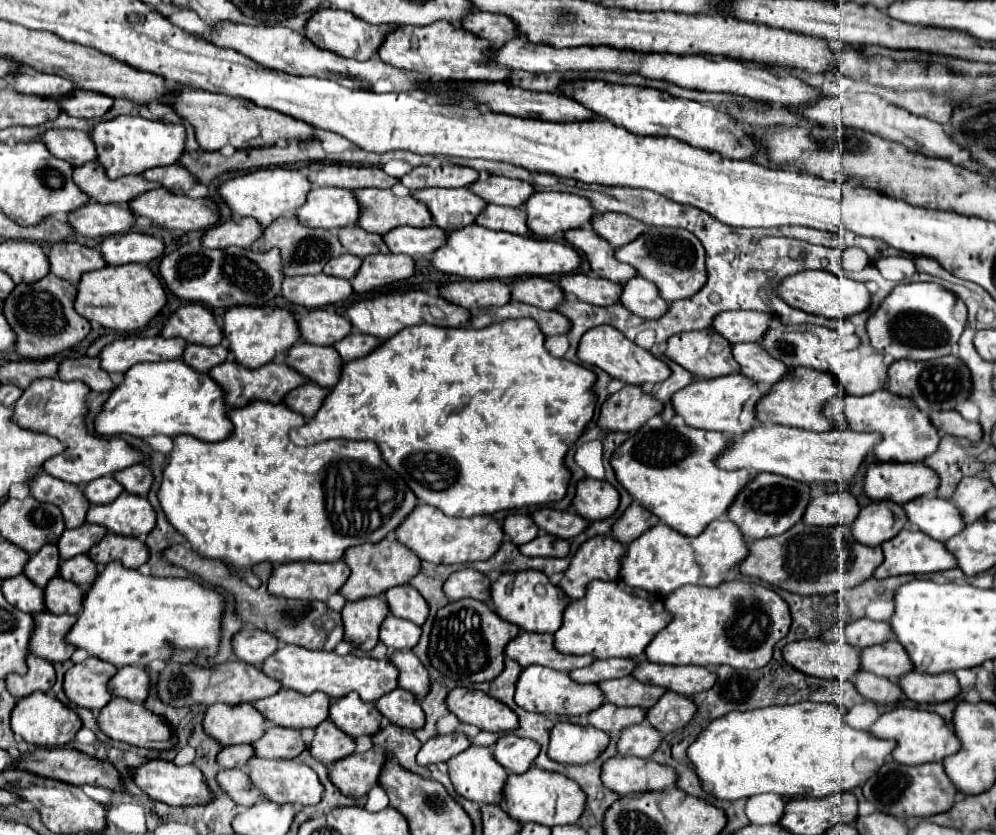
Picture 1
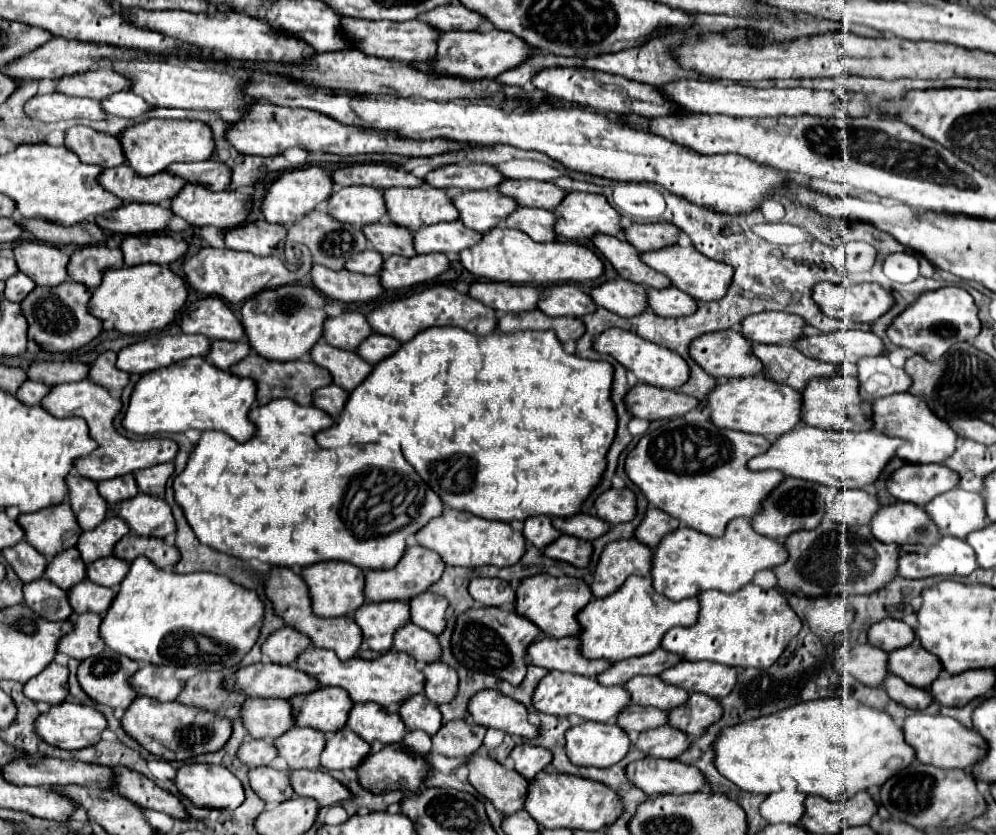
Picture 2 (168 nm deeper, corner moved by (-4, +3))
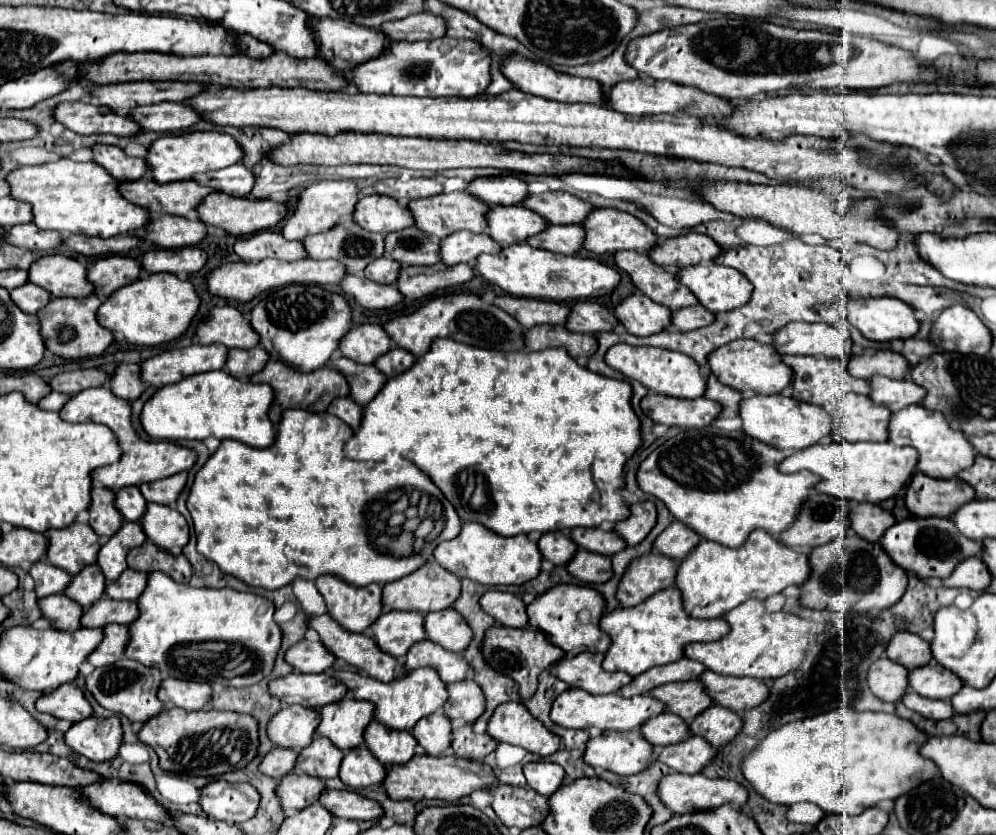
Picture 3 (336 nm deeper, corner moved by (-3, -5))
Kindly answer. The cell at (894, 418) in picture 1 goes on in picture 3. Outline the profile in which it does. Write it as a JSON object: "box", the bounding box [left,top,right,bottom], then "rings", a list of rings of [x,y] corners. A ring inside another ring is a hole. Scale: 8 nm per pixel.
{"box":[890,405,976,477],"rings":[[[910,405],[890,419],[890,441],[898,447],[914,447],[920,453],[918,471],[930,477],[956,477],[958,471],[970,467],[976,459],[976,451],[966,435],[954,431],[940,411],[930,411],[922,405]]]}

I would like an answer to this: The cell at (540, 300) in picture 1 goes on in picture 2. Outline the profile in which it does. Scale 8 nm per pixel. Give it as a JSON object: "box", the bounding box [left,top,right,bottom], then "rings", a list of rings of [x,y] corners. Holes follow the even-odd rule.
{"box":[539,283,597,317],"rings":[[[561,283],[543,289],[543,297],[539,297],[539,309],[549,317],[583,317],[585,313],[593,313],[597,305],[577,283]]]}

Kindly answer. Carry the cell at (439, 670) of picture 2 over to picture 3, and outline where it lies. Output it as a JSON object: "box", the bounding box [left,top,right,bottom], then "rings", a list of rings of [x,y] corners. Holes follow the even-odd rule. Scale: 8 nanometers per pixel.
{"box":[444,679,486,723],"rings":[[[472,679],[448,685],[450,701],[444,705],[444,713],[454,721],[476,723],[476,719],[486,711],[486,699],[482,689]]]}

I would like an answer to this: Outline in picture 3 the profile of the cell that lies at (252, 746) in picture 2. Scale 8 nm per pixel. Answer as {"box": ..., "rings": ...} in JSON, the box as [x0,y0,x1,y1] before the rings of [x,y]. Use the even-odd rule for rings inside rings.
{"box":[260,747,298,779],"rings":[[[276,747],[272,749],[262,765],[260,765],[260,771],[268,777],[274,777],[274,779],[282,779],[282,775],[288,775],[292,769],[294,769],[294,763],[298,759],[298,751],[290,751],[290,749],[282,749],[282,747]]]}

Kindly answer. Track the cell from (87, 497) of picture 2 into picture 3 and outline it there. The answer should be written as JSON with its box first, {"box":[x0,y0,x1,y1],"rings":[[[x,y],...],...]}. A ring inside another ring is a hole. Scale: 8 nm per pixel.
{"box":[90,487,122,537],"rings":[[[106,487],[92,489],[92,505],[90,505],[90,527],[100,537],[112,537],[122,527],[122,515],[114,507],[116,491]]]}

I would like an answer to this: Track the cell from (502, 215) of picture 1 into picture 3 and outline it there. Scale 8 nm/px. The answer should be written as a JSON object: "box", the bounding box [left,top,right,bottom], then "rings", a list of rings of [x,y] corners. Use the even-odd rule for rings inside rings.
{"box":[528,225,586,255],"rings":[[[550,225],[546,231],[528,239],[532,247],[562,253],[562,255],[576,255],[586,239],[586,231],[582,225]]]}

